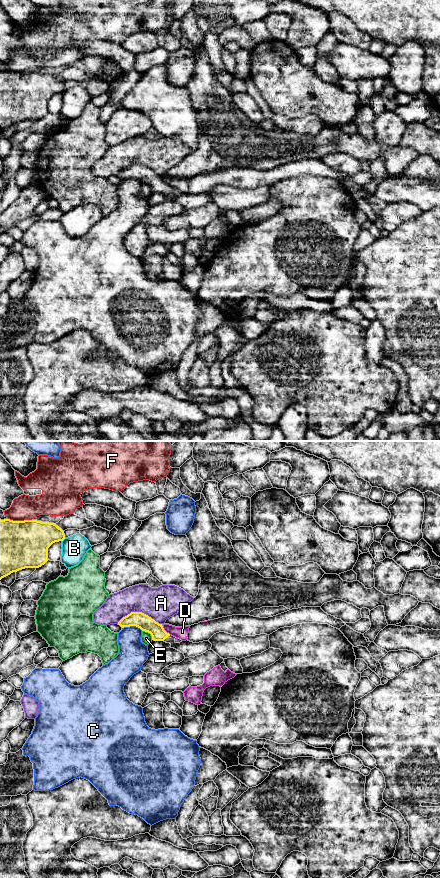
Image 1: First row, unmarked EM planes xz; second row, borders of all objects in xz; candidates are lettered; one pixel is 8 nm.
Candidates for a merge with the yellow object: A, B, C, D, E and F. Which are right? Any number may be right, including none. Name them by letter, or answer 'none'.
none

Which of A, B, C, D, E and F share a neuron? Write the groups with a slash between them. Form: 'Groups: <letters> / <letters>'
Groups: A / B / C / D / E / F

